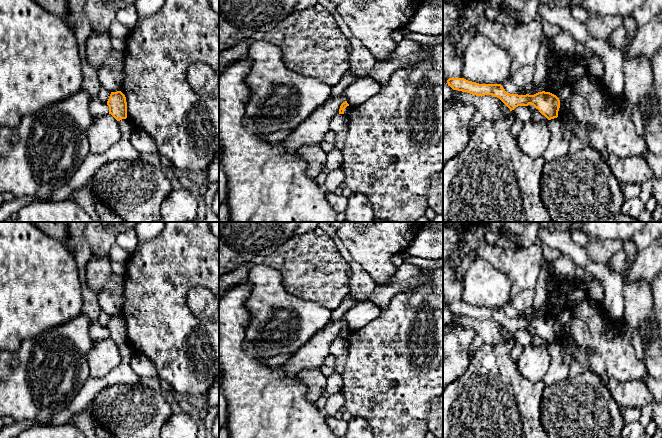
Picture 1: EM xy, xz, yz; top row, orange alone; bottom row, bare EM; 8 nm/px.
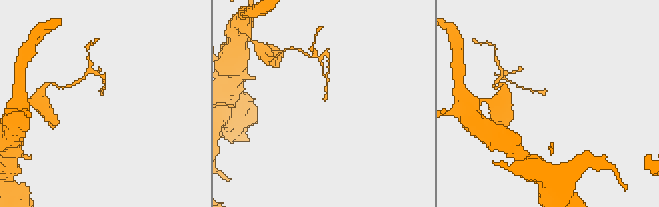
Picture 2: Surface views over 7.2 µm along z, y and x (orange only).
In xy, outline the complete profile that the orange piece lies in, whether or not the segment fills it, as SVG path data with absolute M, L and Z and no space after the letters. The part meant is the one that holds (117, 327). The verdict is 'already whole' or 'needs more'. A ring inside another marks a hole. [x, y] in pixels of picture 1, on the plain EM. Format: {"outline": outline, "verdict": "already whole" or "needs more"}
{"outline": "M121 315L111 316L107 329L109 330L109 338L117 345L127 342L126 321Z", "verdict": "already whole"}

